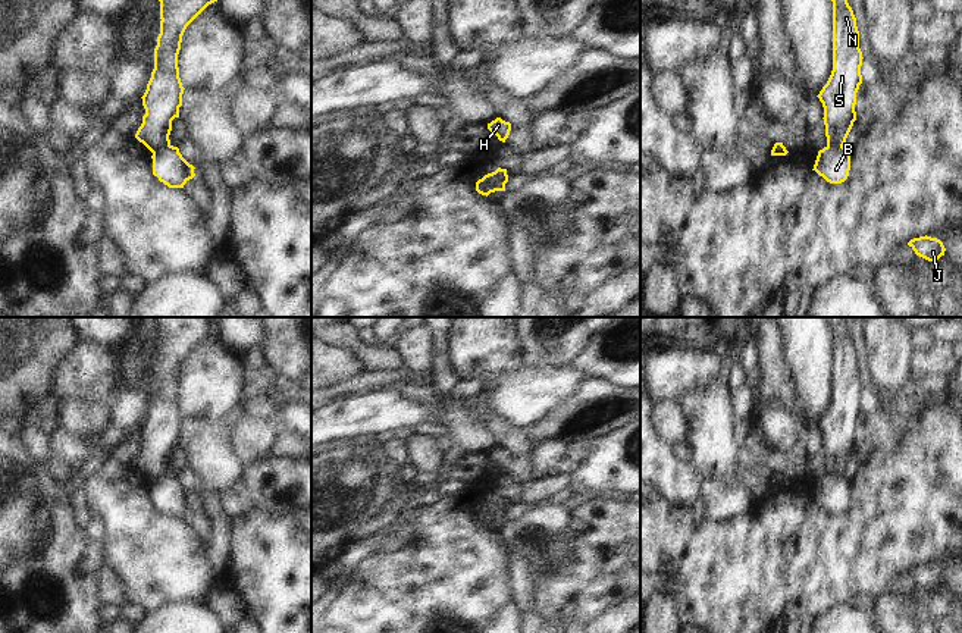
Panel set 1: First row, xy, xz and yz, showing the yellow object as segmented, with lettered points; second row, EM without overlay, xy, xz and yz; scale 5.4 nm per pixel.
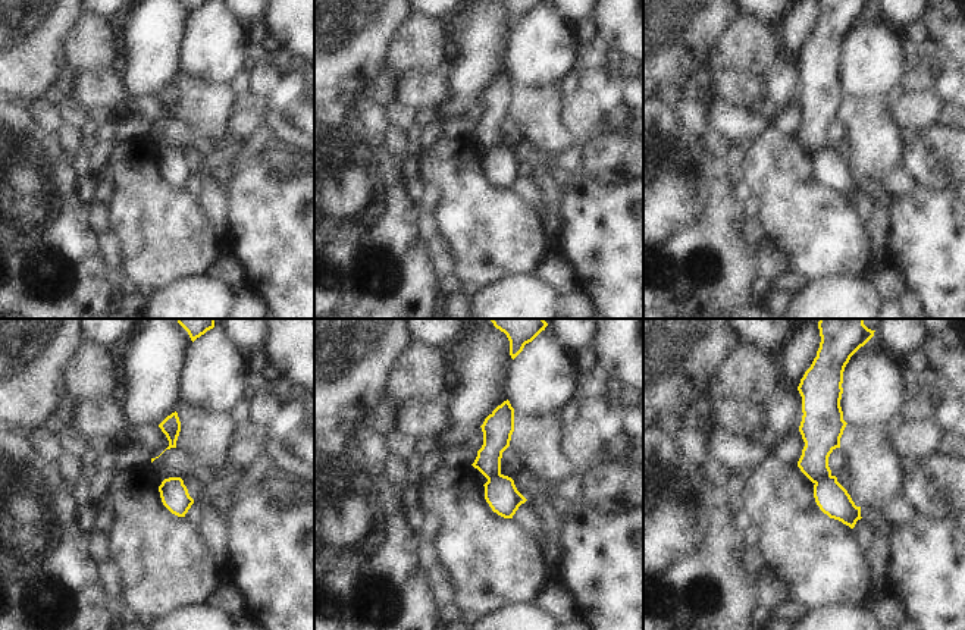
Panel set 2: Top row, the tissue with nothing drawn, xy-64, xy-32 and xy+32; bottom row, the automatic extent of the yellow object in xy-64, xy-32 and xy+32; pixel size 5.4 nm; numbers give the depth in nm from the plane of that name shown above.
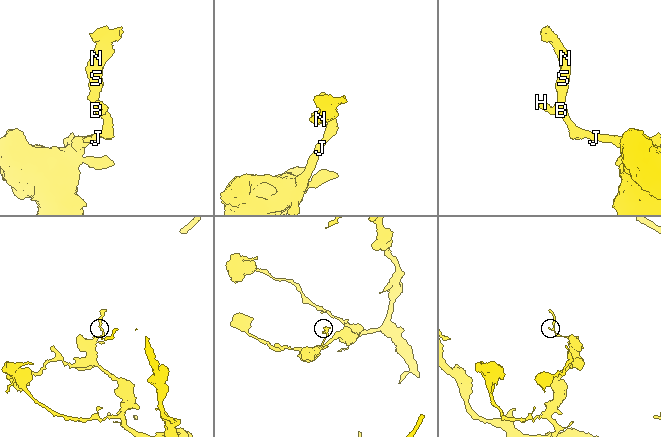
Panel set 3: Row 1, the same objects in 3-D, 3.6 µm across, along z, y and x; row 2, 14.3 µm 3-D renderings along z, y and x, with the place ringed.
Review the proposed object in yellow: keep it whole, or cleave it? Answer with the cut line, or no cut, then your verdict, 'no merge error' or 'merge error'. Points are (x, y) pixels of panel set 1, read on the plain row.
cut xz (488, 503), (492, 520); merge error

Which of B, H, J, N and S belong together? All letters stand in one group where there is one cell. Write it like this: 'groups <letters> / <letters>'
groups B H J / N S

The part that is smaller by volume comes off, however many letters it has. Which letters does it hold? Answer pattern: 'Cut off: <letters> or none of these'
Cut off: N, S

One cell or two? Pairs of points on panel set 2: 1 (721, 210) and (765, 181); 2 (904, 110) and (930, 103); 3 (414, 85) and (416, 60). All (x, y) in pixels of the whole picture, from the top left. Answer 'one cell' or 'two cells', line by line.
1: two cells
2: one cell
3: two cells

